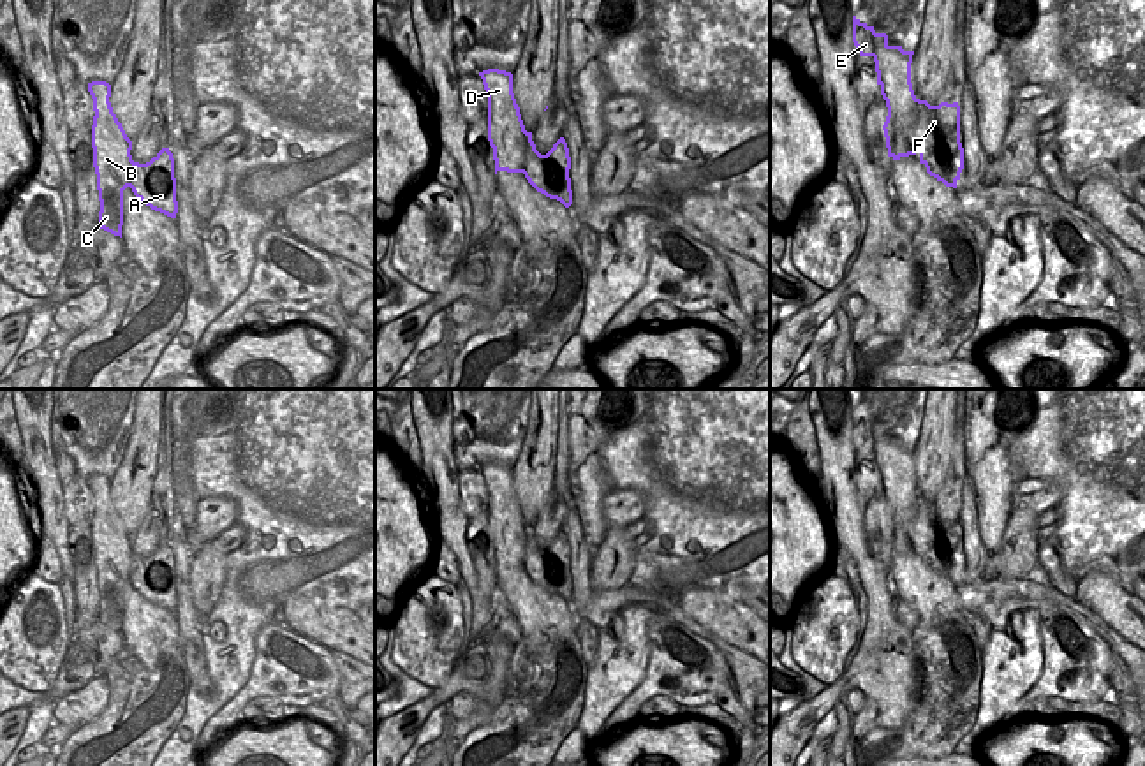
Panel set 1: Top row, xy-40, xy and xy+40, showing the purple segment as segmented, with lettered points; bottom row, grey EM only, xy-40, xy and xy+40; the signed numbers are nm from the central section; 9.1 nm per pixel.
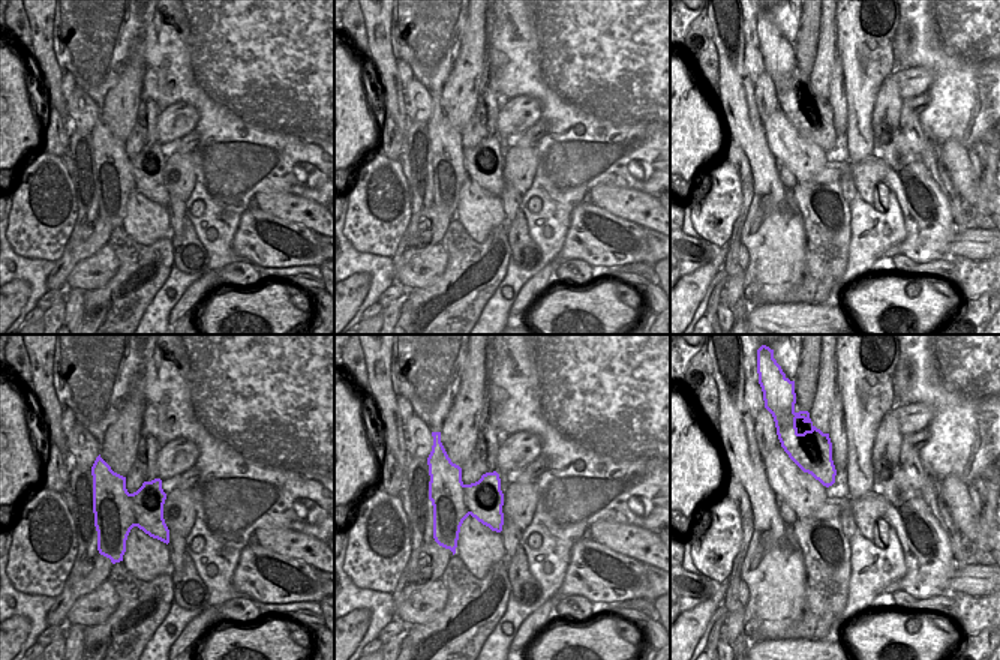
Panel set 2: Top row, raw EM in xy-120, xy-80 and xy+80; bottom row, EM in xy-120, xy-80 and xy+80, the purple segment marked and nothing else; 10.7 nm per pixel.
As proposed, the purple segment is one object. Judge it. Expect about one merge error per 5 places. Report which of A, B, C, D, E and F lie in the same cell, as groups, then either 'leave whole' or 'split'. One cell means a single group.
A / B C D E F; split

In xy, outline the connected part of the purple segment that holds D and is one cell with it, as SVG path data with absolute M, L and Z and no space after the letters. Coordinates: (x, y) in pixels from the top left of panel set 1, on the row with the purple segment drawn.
M499 69L479 72L488 95L488 141L493 148L495 174L499 171L523 173L528 183L546 195L544 185L553 183L555 167L548 166L548 153L541 155L532 141L532 132L525 130L520 107L513 93L513 74Z

